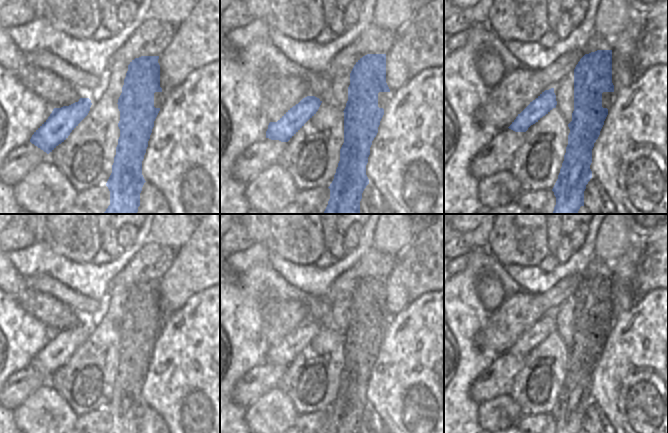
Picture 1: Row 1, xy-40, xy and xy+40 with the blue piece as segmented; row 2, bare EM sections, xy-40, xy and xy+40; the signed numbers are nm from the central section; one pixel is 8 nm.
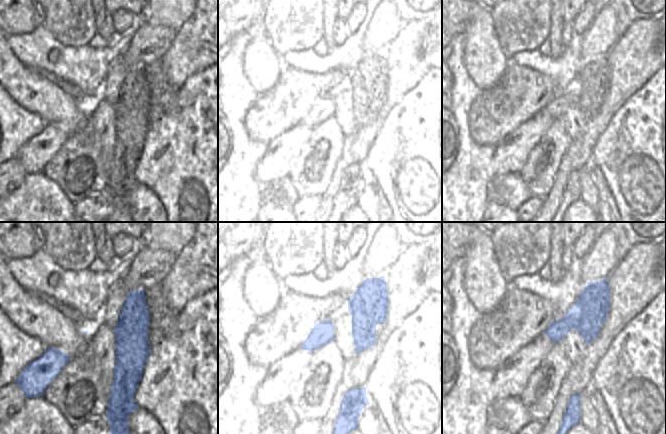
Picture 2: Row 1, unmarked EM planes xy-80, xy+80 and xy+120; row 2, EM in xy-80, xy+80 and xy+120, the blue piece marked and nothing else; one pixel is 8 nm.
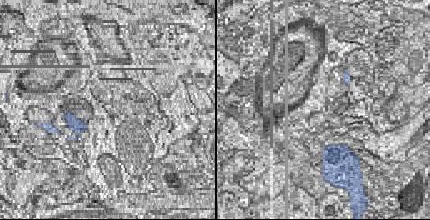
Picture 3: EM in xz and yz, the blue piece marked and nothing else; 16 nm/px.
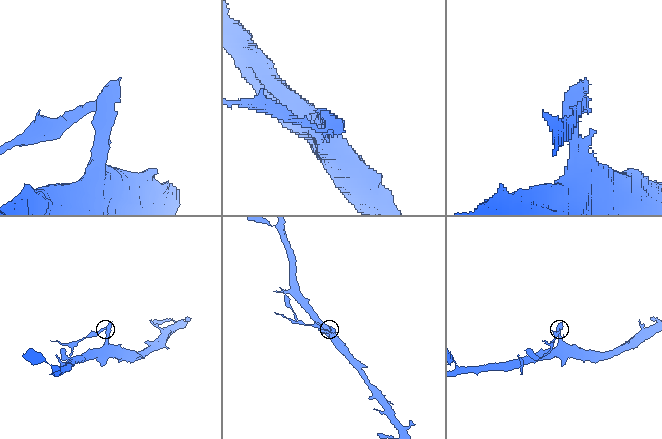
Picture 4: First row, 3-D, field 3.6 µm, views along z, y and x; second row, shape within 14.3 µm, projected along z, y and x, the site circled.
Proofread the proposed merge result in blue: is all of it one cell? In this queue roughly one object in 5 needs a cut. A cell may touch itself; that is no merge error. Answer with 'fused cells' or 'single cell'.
fused cells

